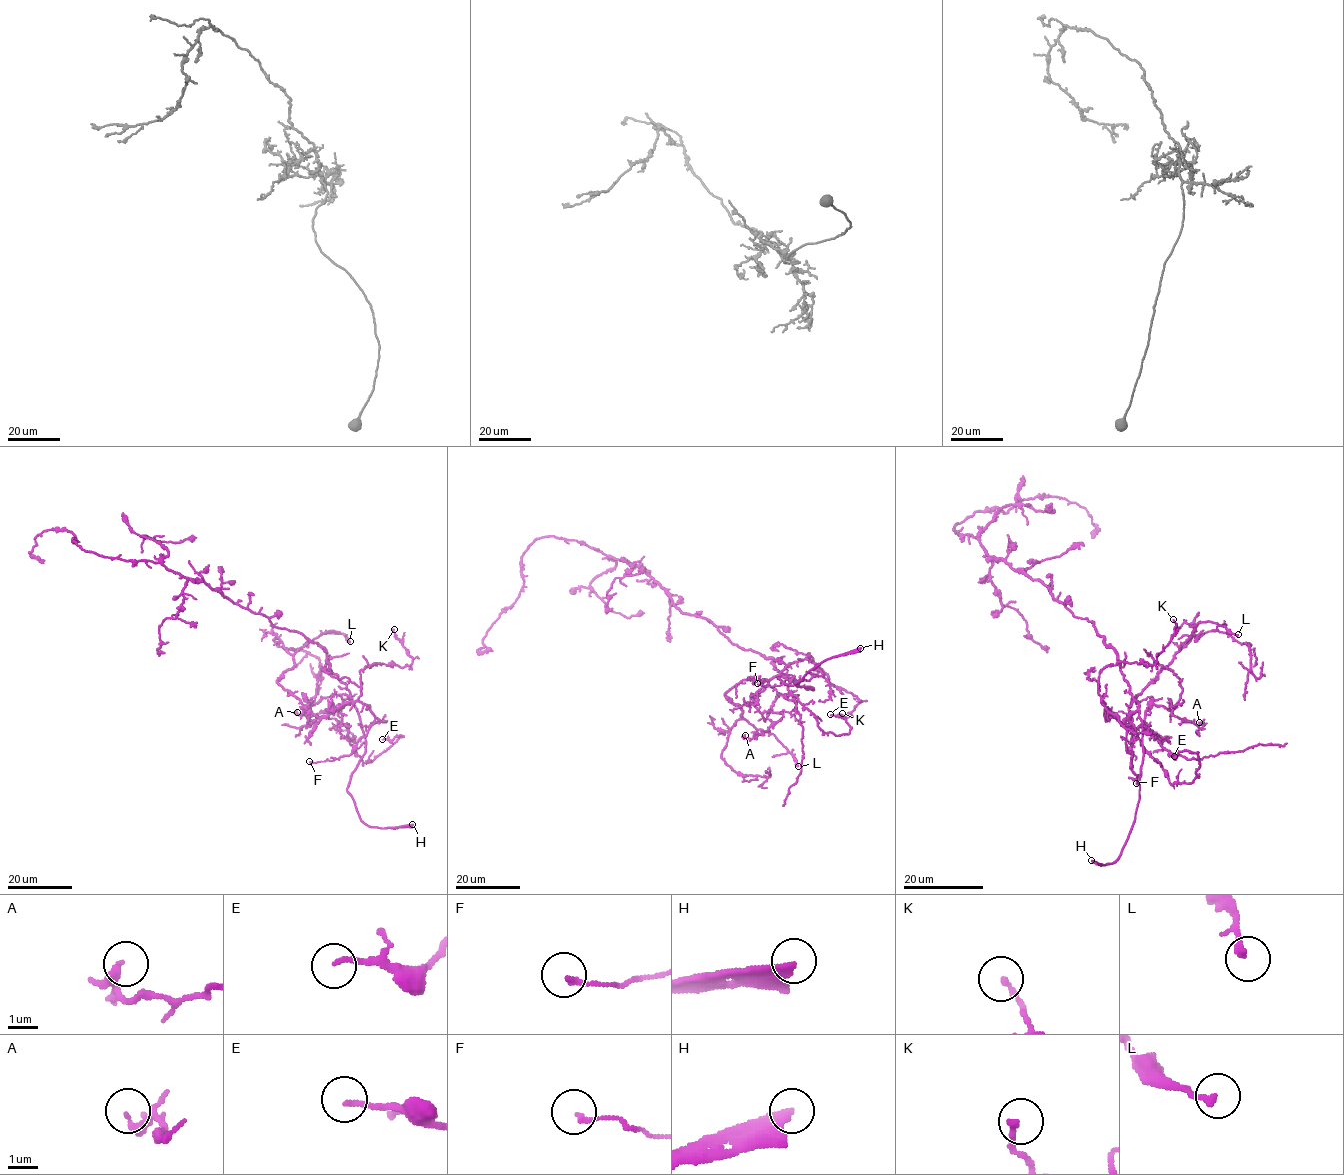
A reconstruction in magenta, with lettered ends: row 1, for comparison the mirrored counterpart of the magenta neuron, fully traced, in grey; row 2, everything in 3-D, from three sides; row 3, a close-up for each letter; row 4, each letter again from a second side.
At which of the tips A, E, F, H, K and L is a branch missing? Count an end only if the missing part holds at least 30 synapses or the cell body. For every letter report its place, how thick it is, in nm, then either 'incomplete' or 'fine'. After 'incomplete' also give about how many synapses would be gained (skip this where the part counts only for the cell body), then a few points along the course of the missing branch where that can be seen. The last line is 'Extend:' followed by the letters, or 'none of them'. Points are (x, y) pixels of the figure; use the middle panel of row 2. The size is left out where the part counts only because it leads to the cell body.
A: place (745, 735); calibre 190 nm; fine
E: place (830, 714); calibre 160 nm; fine
F: place (757, 683); calibre 160 nm; fine
H: place (860, 648); calibre 280 nm; incomplete; course (860, 648), (887, 644)
K: place (842, 713); calibre 200 nm; fine
L: place (798, 766); calibre 160 nm; fine
Extend: H

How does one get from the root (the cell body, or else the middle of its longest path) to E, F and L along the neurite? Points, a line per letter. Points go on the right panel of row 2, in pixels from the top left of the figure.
E: (1077, 617), (1116, 653), (1139, 705), (1129, 722), (1141, 745), (1172, 784), (1191, 783), (1198, 753), (1174, 756)
F: (1077, 617), (1090, 620), (1115, 651), (1139, 705), (1122, 722), (1105, 708), (1127, 731), (1136, 783)
L: (1077, 617), (1090, 620), (1116, 653), (1139, 705), (1126, 720), (1131, 729), (1131, 704), (1199, 622), (1238, 634)

